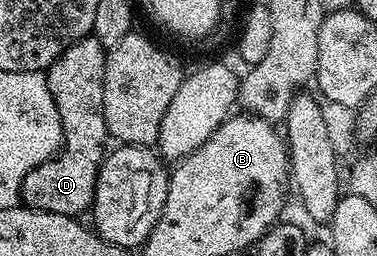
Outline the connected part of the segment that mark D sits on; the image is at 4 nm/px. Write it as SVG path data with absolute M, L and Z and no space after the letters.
M89 36L78 40L54 64L46 71L50 96L54 96L54 104L60 113L60 121L64 124L64 140L62 149L56 157L48 159L40 166L35 166L22 180L20 185L20 202L35 210L46 212L58 212L59 214L71 214L80 216L91 207L94 200L94 188L96 187L96 174L100 170L100 164L104 160L106 147L110 142L110 135L104 119L104 105L102 104L102 92L104 91L104 55L106 48L95 36Z

